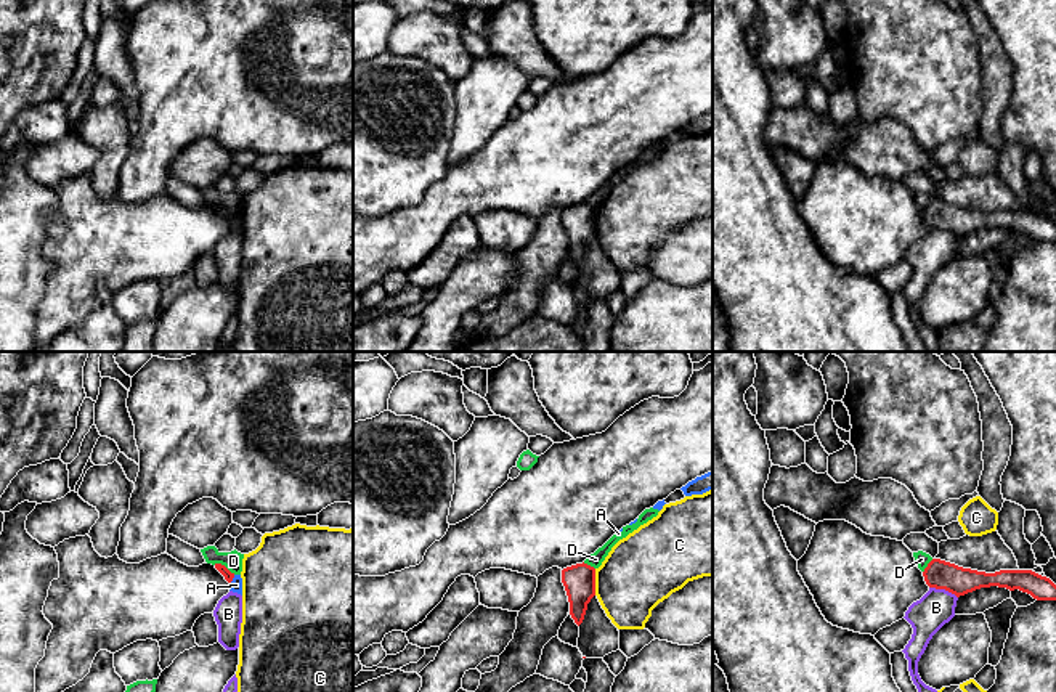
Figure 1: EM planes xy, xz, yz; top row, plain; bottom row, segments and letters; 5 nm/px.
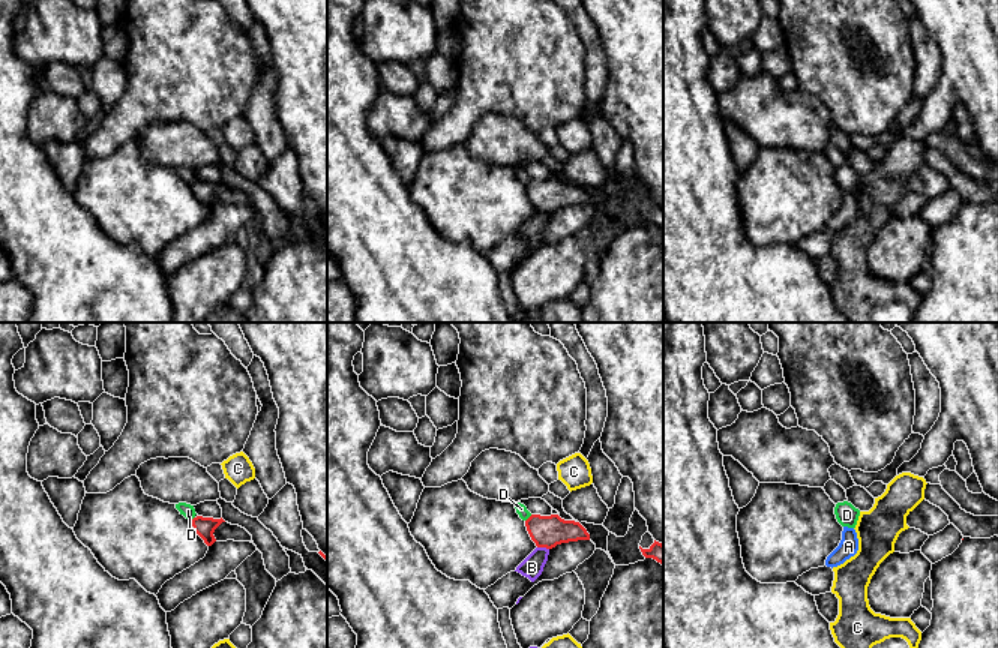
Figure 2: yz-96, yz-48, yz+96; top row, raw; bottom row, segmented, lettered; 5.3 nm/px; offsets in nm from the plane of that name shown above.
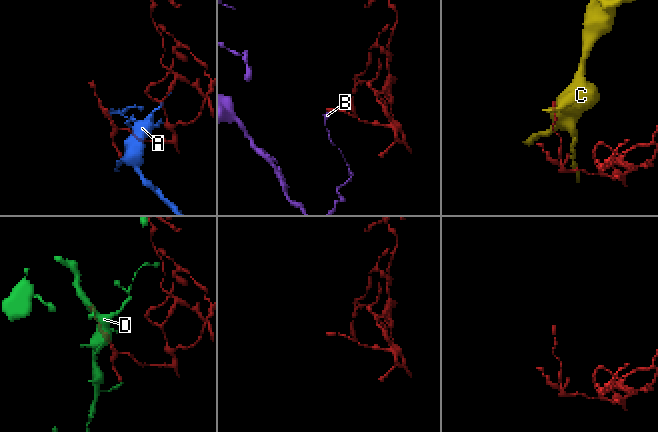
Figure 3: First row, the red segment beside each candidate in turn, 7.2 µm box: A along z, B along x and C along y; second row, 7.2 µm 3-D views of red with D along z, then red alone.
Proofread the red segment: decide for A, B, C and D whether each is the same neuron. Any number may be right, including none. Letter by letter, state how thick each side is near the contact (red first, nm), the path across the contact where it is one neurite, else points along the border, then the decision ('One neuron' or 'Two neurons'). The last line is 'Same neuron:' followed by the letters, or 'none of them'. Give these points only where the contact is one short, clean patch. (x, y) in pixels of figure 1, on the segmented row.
A: Thickness 50 nm (red) against 60 nm. Boundary: xy (235, 575), (230, 583). Two neurons
B: Thickness 140 nm (red) against 180 nm. Boundary: yz (930, 586), (947, 590), (957, 598). Two neurons
C: Thickness 160 nm (red) against 360 nm. Two neurons
D: Thickness 50 nm (red) against 100 nm. Boundary: xy (214, 564), (223, 564), (235, 573). Two neurons
Same neuron: none of them

